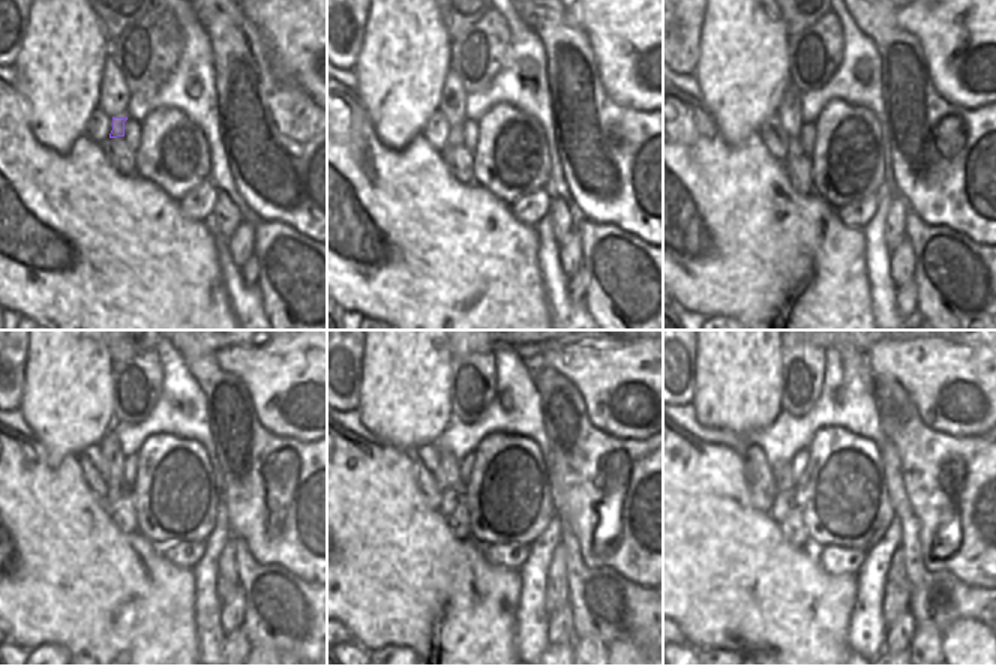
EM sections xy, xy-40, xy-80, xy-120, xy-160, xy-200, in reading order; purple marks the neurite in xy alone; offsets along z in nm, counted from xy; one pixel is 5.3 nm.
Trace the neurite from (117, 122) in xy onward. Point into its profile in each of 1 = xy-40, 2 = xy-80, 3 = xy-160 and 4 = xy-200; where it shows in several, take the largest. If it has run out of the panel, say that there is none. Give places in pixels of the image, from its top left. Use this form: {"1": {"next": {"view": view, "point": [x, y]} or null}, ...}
{"1": {"next": {"view": "xy-40", "point": [455, 134]}}, "2": {"next": {"view": "xy-80", "point": [794, 149]}}, "3": {"next": {"view": "xy-160", "point": [453, 495]}}, "4": {"next": {"view": "xy-200", "point": [785, 501]}}}

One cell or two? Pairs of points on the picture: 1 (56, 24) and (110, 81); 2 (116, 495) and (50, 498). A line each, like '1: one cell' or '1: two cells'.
1: two cells
2: two cells

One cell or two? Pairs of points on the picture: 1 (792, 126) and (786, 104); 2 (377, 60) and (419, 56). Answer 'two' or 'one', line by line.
1: one
2: one

